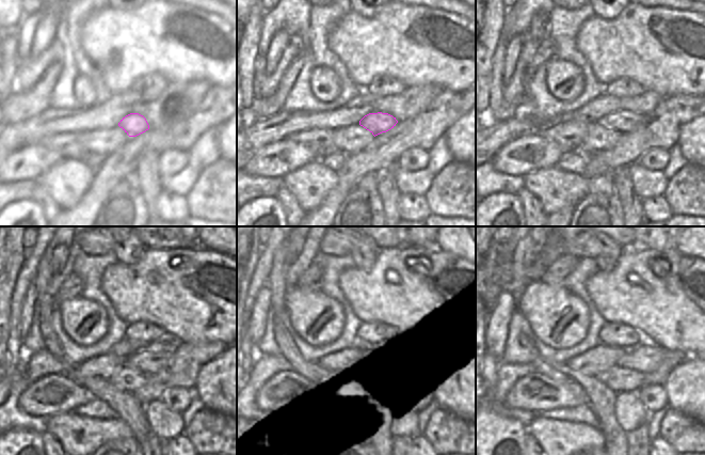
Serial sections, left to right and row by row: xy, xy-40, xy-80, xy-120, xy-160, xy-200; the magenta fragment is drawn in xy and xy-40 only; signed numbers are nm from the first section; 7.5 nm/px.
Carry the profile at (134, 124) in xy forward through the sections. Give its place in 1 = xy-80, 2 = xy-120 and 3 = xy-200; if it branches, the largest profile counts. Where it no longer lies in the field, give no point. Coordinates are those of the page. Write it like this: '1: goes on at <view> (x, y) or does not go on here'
1: goes on at xy-80 (623, 122)
2: goes on at xy-120 (149, 362)
3: goes on at xy-200 (645, 359)

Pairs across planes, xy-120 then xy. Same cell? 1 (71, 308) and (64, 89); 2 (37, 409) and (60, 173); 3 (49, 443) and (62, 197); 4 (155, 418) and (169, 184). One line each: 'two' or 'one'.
1: two
2: two
3: two
4: one

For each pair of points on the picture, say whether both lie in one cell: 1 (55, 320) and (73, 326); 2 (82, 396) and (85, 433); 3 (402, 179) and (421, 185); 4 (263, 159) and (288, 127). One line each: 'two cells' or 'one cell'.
1: two cells
2: two cells
3: one cell
4: two cells

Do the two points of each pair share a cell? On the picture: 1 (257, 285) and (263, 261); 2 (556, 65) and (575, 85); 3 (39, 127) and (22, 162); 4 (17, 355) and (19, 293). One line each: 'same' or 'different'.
1: same
2: same
3: different
4: same

